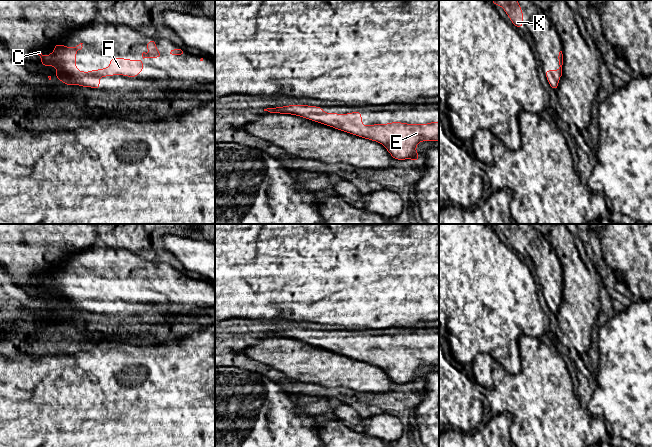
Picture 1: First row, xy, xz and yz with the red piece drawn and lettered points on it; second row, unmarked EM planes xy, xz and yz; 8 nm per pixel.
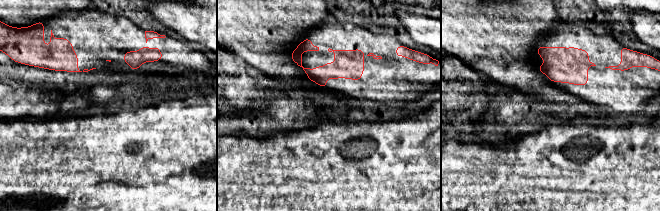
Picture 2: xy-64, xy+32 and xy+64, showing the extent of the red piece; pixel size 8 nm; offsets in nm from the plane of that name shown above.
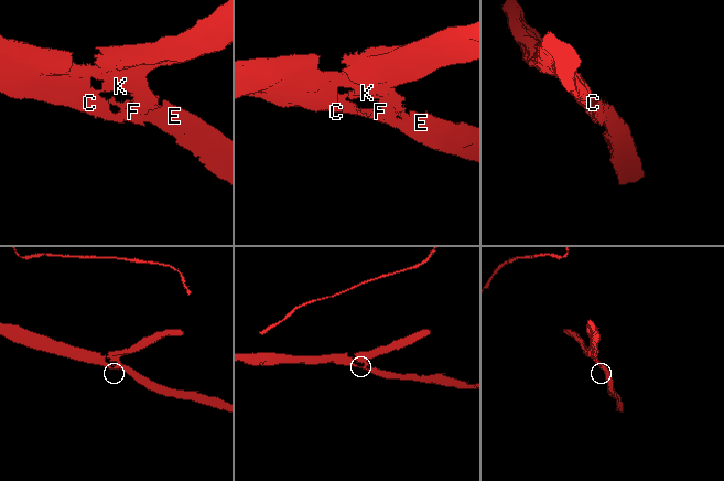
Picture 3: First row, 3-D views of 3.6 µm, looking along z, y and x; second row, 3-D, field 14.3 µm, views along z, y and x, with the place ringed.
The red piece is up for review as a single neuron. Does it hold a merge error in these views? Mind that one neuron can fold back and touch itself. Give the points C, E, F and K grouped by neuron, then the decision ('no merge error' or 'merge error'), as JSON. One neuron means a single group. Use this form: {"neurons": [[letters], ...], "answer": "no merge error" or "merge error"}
{"neurons": [["C", "E", "F", "K"]], "answer": "no merge error"}

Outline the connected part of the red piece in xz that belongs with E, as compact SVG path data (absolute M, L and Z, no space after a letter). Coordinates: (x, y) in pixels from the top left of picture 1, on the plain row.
M288 329L267 332L264 335L278 338L291 338L330 350L355 360L382 368L395 384L412 383L419 385L416 370L422 365L439 366L439 346L428 348L407 348L390 346L387 348L362 349L361 335L347 338L324 337L325 331L310 329Z

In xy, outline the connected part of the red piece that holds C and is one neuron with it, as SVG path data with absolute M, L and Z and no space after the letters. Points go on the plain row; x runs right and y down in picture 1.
M150 263L145 269L146 273L151 275L150 278L142 277L141 284L130 284L126 282L110 282L110 290L108 292L101 292L98 294L90 294L89 296L79 295L76 291L76 276L82 273L80 267L73 272L62 268L54 269L54 277L49 276L49 279L43 280L42 274L38 273L35 279L42 282L41 290L54 290L58 295L54 300L62 305L65 309L81 311L91 311L94 313L100 312L99 301L123 299L135 302L139 297L143 296L144 282L161 282L163 279L156 271L156 265Z

